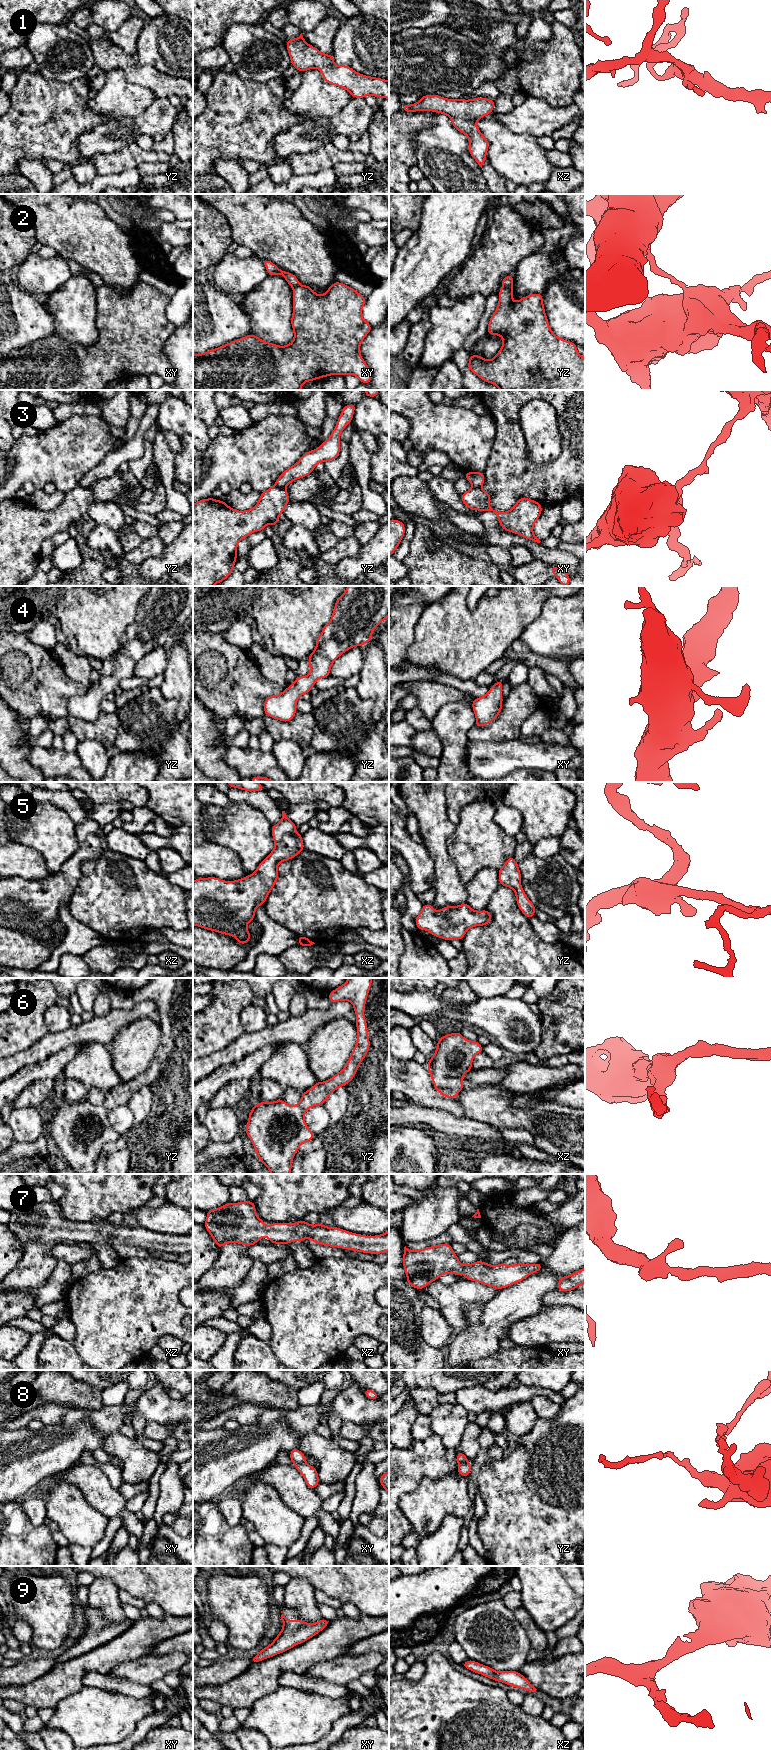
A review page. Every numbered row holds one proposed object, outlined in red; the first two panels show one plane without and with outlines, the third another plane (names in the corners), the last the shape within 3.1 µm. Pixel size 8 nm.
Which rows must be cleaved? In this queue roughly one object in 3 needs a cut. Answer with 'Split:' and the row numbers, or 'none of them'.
Split: 2, 3, 8

